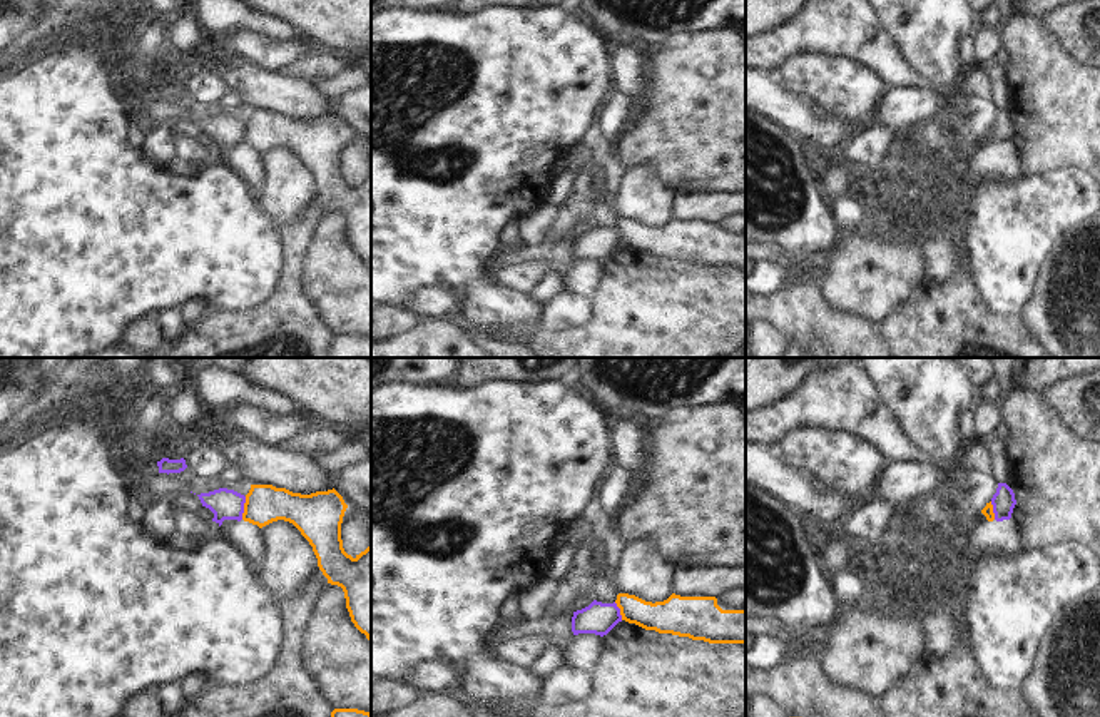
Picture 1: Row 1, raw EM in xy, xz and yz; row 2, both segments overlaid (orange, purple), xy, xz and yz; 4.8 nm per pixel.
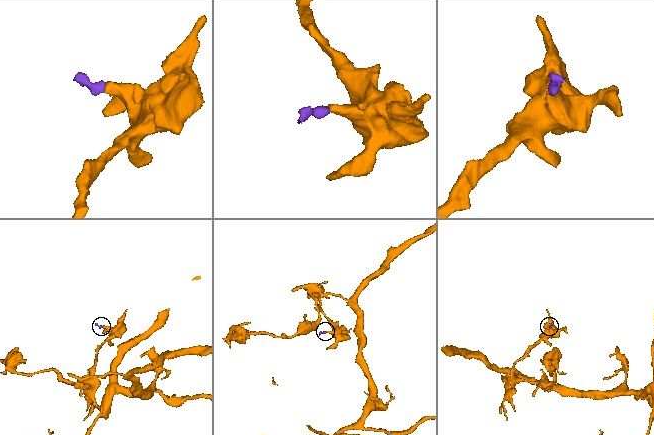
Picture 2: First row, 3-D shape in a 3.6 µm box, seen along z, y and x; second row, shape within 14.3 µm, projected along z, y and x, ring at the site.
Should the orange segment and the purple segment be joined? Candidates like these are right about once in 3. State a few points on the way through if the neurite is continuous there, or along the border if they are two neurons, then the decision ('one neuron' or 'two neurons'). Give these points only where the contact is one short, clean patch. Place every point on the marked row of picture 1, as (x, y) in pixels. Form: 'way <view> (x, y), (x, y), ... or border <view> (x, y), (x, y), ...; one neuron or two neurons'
border xy (246, 497), (241, 518); two neurons

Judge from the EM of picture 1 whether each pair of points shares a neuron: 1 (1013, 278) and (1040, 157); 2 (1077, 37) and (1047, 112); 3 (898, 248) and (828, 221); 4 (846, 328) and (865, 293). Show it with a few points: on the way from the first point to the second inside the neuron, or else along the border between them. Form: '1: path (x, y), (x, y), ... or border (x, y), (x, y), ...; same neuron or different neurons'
1: border (1075, 166), (1060, 166), (1022, 176); different neurons
2: border (1045, 22), (1057, 40), (1082, 62); different neurons
3: border (843, 221), (830, 249); different neurons
4: border (823, 288), (823, 294), (833, 305), (880, 321); different neurons

